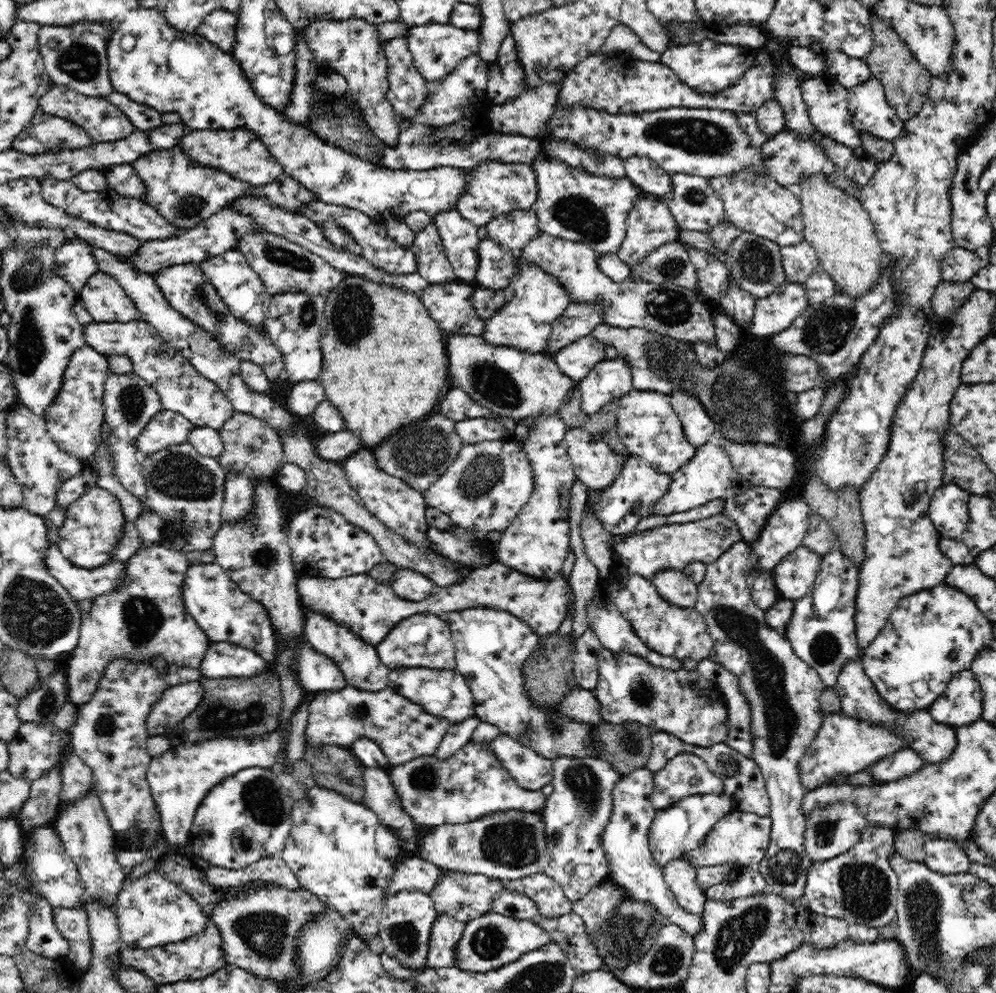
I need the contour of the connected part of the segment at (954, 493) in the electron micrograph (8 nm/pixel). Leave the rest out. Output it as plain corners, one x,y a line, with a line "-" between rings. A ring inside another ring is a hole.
942,483
934,491
928,515
940,531
940,536
958,539
963,535
969,524
968,498
971,495
956,483

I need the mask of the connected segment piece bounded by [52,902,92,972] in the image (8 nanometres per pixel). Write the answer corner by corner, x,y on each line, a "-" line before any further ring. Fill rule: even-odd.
82,902
79,907
53,908
52,915
58,931
70,945
69,955
72,963
85,972
90,968
92,958
87,908

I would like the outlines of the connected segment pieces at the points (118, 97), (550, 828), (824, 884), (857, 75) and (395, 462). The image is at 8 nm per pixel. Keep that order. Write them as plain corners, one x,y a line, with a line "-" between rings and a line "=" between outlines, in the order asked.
113,89
106,98
128,116
136,131
149,131
163,123
162,113
158,109
138,103
126,96
126,93
122,94
=
557,756
552,760
553,780
551,786
553,792
548,796
544,811
539,814
545,824
547,847
551,854
552,863
544,873
560,883
566,897
570,901
579,901
586,896
602,880
610,877
610,868
604,850
600,847
600,836
605,824
608,824
613,809
612,789
620,780
621,774
612,769
607,762
592,757
567,757
=
868,824
860,842
850,851
832,861
814,863
808,872
802,901
814,913
842,918
872,928
882,928
896,921
898,875
892,869
890,858
897,854
894,845
895,830
=
830,51
826,56
828,74
850,89
872,78
872,71
863,59
852,58
842,51
=
438,413
402,425
380,442
372,453
384,472
390,476
400,477
410,487
423,493
452,464
452,461
456,460
464,444
455,431
455,421
443,413

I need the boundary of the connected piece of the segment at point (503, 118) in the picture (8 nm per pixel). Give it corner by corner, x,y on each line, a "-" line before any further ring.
541,83
537,87
526,89
513,101
494,105
489,108
494,133
526,135
530,138
541,138
547,131
547,122
551,121
560,92
558,83

